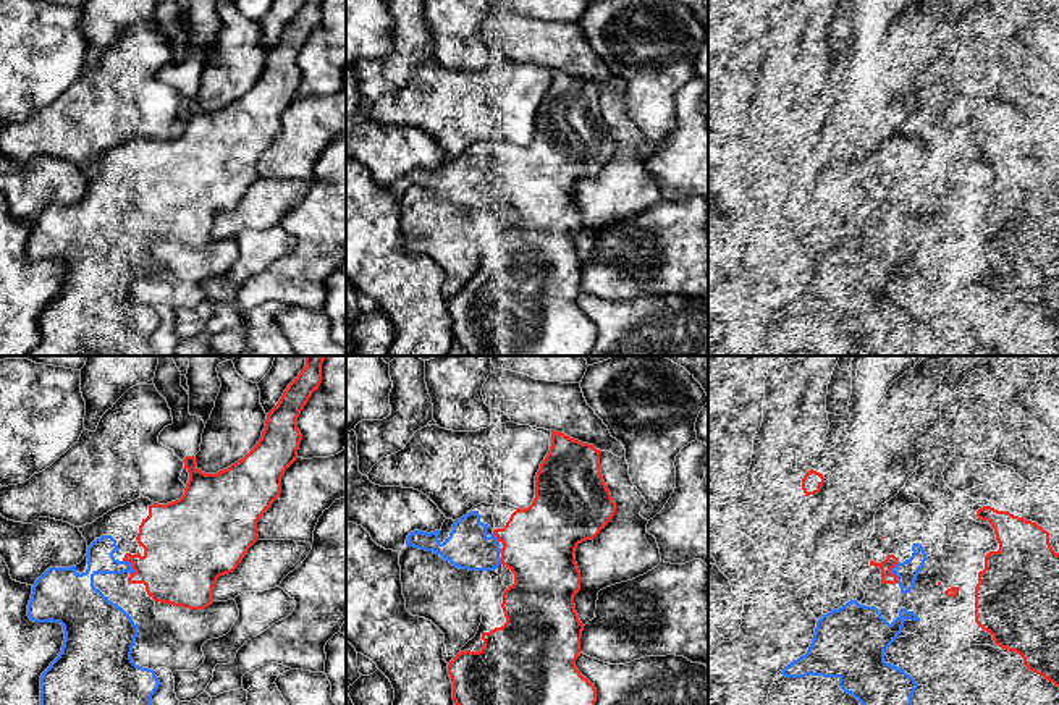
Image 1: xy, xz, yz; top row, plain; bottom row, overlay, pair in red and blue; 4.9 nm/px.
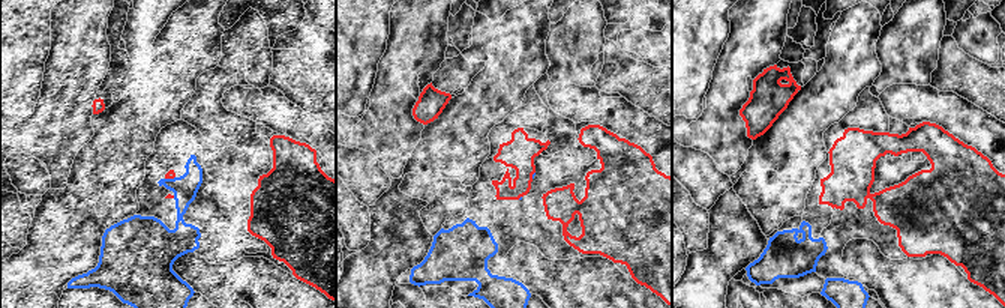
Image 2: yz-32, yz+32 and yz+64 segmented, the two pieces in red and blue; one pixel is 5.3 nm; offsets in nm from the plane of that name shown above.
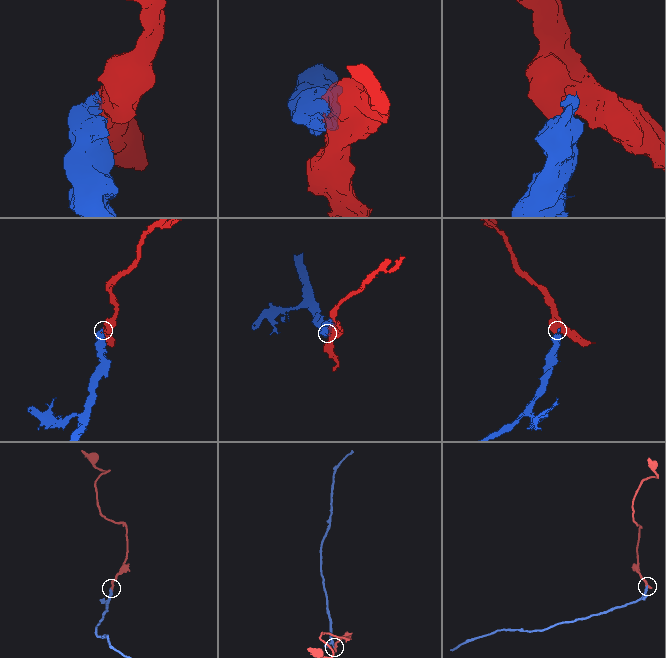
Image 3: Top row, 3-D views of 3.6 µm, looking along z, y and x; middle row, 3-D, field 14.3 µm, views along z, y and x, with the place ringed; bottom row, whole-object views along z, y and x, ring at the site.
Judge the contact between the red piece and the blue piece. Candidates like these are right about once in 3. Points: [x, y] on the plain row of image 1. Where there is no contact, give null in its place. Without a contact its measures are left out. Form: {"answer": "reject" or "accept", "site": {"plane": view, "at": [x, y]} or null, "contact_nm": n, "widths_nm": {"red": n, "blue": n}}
{"answer": "accept", "site": {"plane": "yz", "at": [891, 211]}, "contact_nm": 100, "widths_nm": {"red": 60, "blue": 110}}

